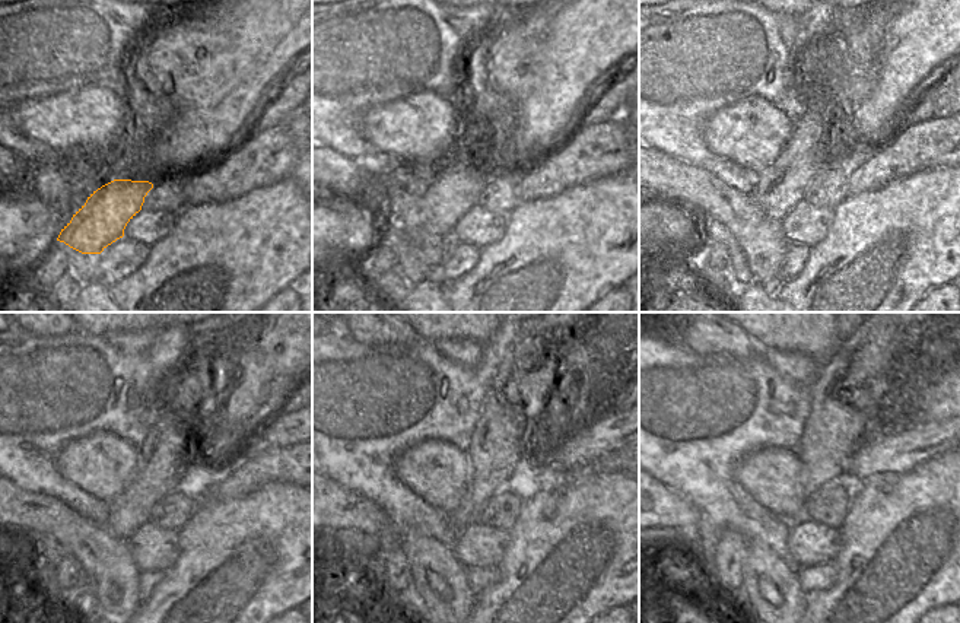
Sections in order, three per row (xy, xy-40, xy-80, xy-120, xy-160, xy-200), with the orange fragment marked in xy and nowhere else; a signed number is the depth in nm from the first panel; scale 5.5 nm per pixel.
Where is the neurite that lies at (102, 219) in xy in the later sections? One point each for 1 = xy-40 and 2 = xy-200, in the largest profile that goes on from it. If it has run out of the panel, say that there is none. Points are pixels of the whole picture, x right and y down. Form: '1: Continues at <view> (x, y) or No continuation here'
1: Continues at xy-40 (454, 190)
2: Continues at xy-200 (842, 403).

